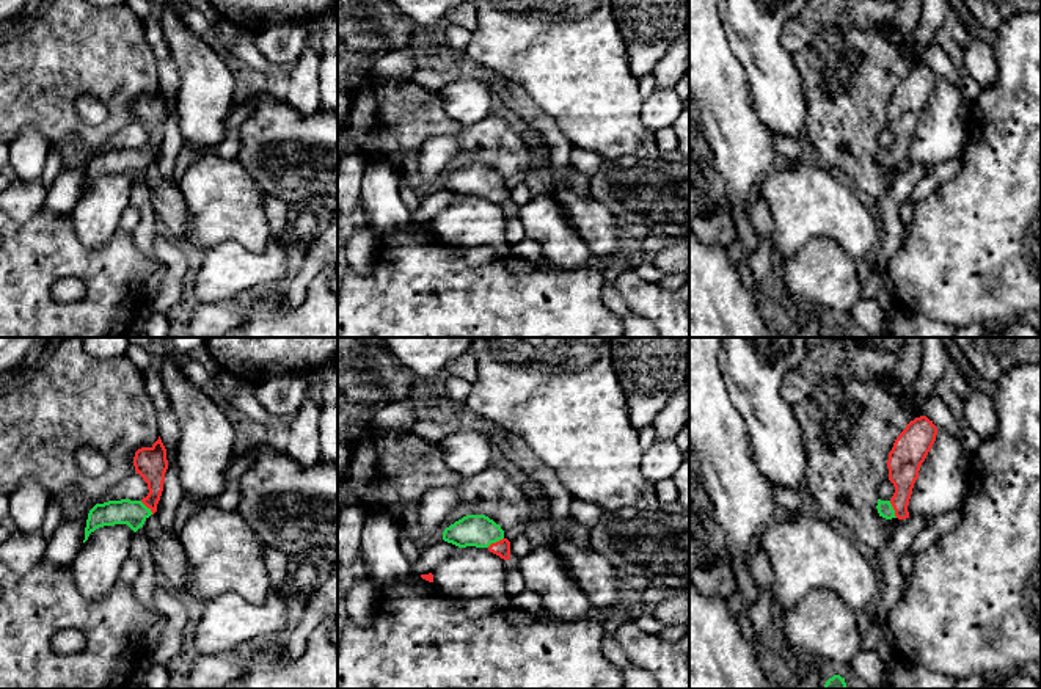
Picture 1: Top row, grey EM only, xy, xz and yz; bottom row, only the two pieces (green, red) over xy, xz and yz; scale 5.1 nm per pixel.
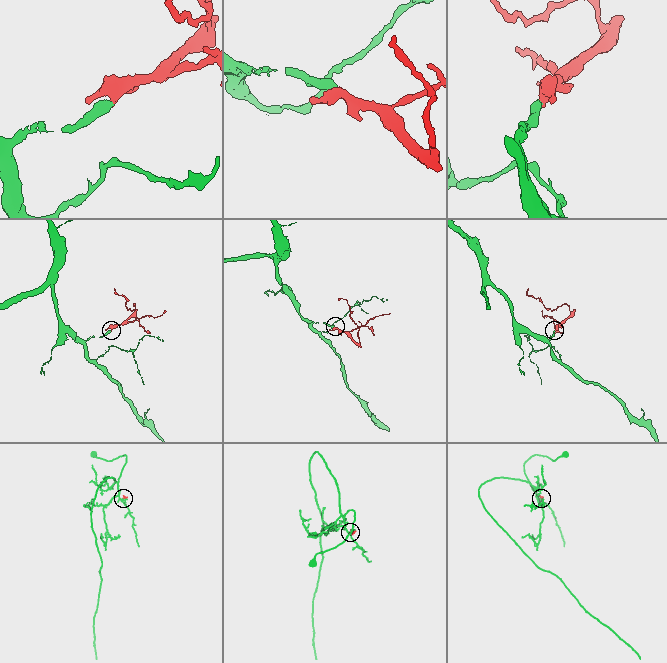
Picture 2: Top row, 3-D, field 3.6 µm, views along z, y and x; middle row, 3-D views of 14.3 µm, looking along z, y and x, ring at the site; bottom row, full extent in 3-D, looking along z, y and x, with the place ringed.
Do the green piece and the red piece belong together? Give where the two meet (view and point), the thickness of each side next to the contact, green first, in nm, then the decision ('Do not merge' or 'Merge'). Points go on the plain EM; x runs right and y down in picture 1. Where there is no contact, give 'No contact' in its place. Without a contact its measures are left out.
Touches green at yz (892, 157). Thickness 80 nm (green) against 170 nm. Merge

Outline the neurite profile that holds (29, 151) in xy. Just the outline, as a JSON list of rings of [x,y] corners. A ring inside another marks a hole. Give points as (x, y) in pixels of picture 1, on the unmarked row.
[[[22,129],[22,132],[9,141],[8,173],[24,182],[39,179],[49,149],[50,143],[36,129]]]

